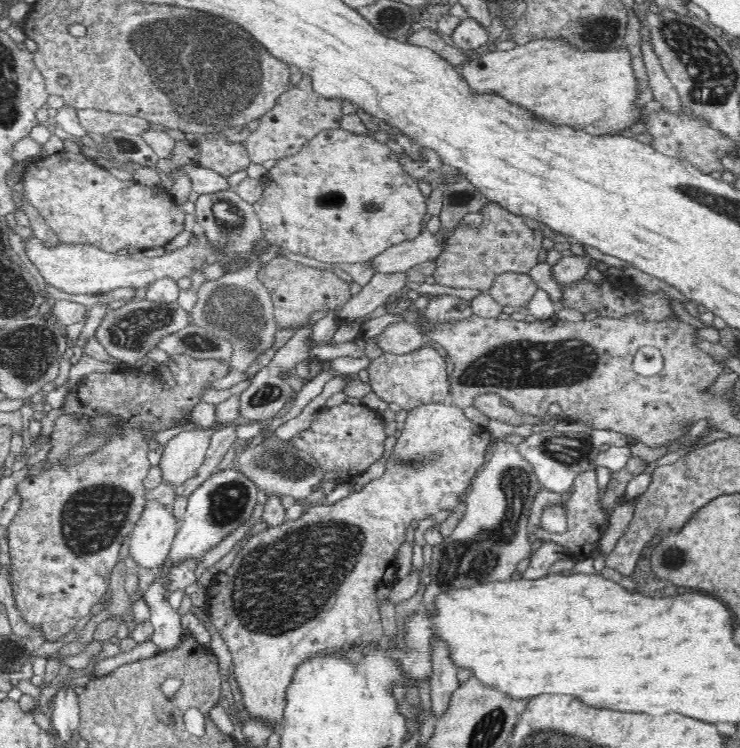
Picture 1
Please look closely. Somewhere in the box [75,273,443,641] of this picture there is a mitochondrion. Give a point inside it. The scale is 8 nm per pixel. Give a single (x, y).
(283, 575)

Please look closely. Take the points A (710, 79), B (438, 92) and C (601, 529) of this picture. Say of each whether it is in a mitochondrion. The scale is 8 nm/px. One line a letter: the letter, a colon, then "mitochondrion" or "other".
A: mitochondrion
B: other
C: other

